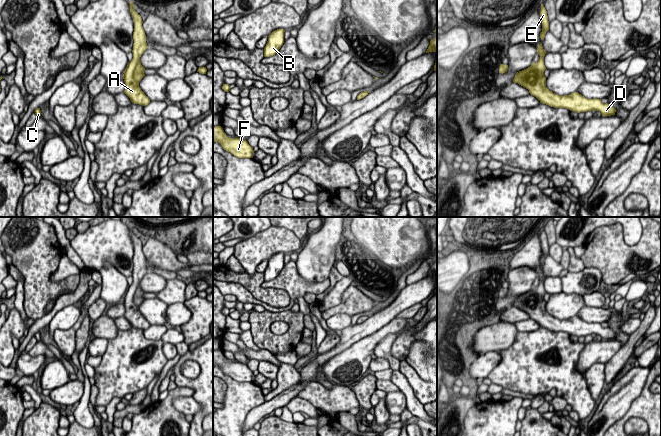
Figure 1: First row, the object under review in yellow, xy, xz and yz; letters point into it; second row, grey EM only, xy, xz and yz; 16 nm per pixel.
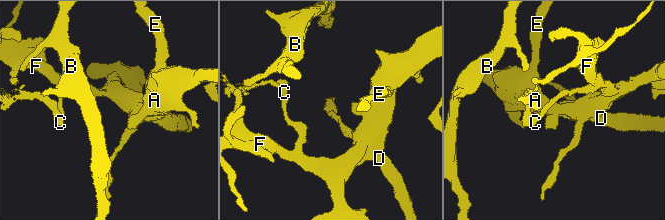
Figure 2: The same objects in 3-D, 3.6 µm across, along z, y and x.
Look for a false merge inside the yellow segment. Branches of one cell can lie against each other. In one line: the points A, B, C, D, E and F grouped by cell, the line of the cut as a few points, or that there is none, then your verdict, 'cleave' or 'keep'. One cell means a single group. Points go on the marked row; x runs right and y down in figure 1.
groups A C D F / B E; cut xy (139, 56), (133, 58); cleave

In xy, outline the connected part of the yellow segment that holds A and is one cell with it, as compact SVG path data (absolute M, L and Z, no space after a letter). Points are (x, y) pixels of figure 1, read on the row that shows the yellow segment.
M136 57L128 63L123 74L125 82L124 93L130 98L132 103L142 106L150 103L150 99L139 87L139 82L145 76L144 70L145 68L140 63L140 57Z

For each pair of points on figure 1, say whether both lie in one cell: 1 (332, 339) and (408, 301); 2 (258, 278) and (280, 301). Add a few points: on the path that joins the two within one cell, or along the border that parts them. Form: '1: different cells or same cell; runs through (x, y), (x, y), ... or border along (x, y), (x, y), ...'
1: different cells; border along (340, 336), (340, 340), (331, 349), (323, 353)
2: same cell; runs through (258, 286), (266, 295), (272, 297)

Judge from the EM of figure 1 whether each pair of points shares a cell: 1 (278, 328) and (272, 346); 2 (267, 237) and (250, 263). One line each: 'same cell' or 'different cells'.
1: different cells
2: same cell

